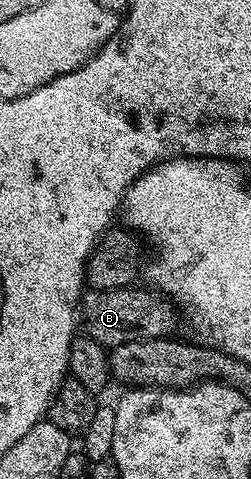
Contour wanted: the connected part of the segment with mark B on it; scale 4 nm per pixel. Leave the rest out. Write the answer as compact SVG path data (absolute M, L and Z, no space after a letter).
M88 289L81 299L81 330L86 337L97 340L97 344L114 348L129 344L133 340L153 340L174 335L177 310L164 295L154 289L135 290Z

